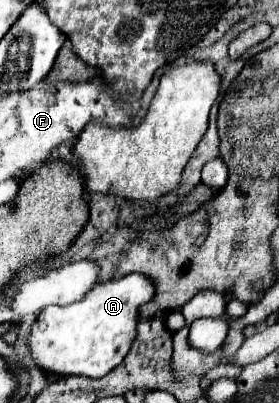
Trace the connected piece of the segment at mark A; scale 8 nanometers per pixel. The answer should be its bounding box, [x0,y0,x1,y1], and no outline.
[27,273,153,379]

